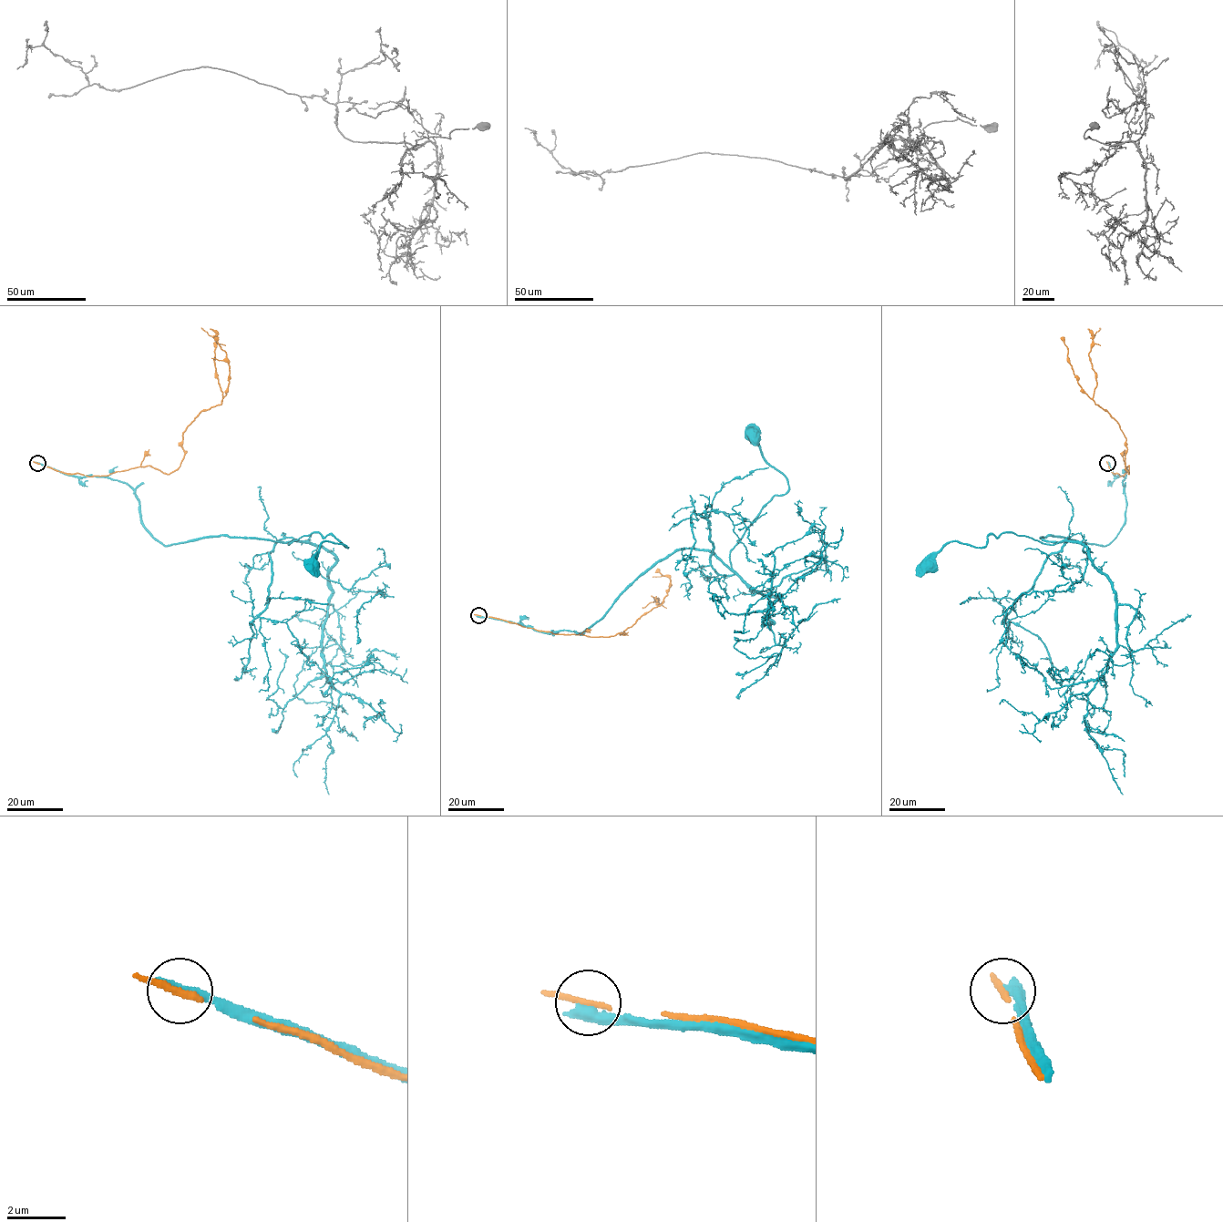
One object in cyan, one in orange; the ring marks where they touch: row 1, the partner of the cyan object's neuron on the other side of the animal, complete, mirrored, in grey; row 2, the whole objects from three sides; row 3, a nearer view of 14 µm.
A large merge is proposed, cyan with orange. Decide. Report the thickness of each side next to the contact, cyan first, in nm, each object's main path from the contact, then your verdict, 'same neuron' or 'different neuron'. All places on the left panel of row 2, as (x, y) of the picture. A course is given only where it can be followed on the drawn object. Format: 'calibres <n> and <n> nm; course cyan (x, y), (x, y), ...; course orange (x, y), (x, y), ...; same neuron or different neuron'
calibres 460 and 260 nm; course cyan (37, 463), (125, 482), (164, 545), (218, 536), (289, 545), (319, 533), (347, 548), (323, 541), (312, 565); course orange (37, 463), (89, 477), (148, 466), (174, 471), (184, 455), (187, 426), (222, 399), (215, 339), (200, 327); different neuron

